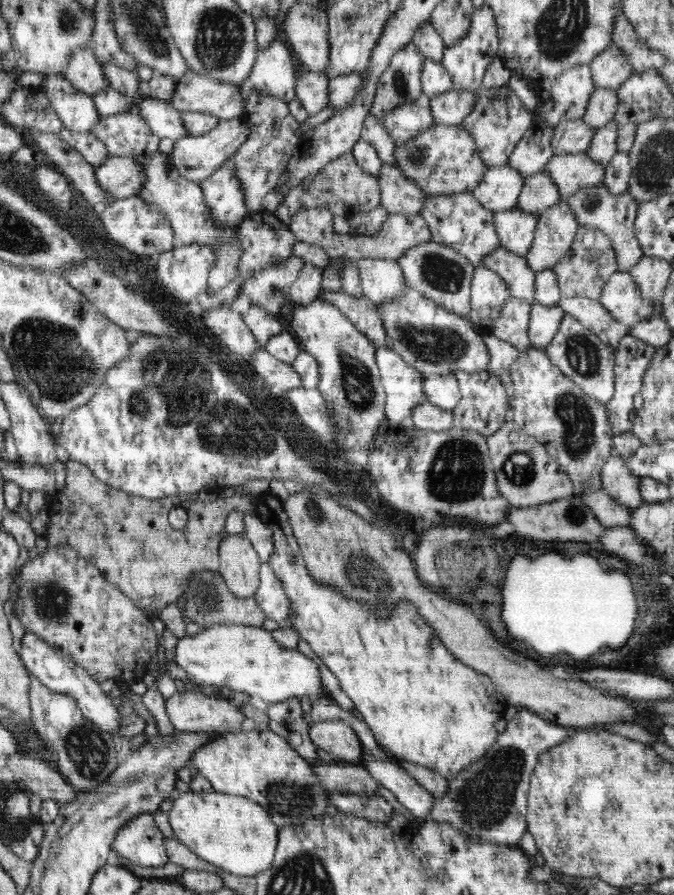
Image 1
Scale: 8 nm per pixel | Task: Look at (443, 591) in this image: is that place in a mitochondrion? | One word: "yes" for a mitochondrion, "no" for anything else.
no

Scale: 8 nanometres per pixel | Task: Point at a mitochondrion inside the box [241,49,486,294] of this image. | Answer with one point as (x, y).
(417, 156)

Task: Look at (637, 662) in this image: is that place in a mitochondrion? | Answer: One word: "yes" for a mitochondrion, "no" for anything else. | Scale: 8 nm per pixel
no

